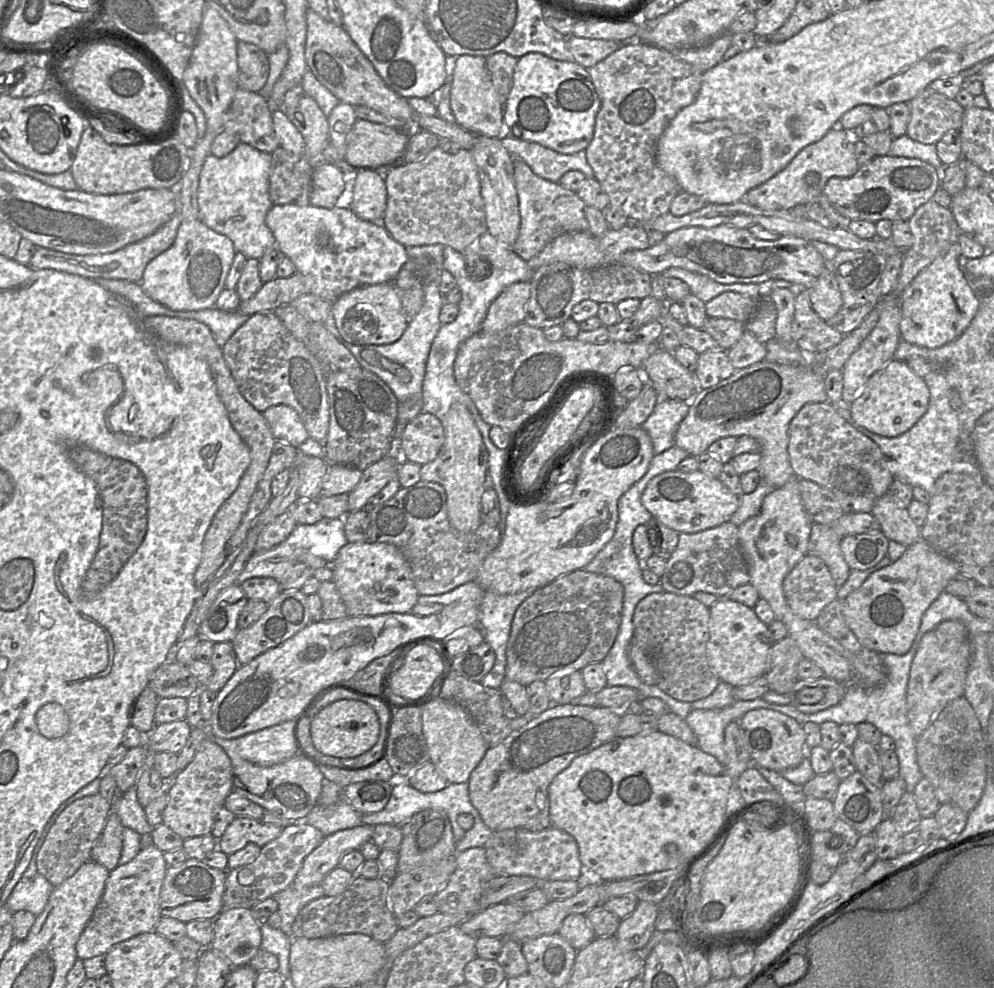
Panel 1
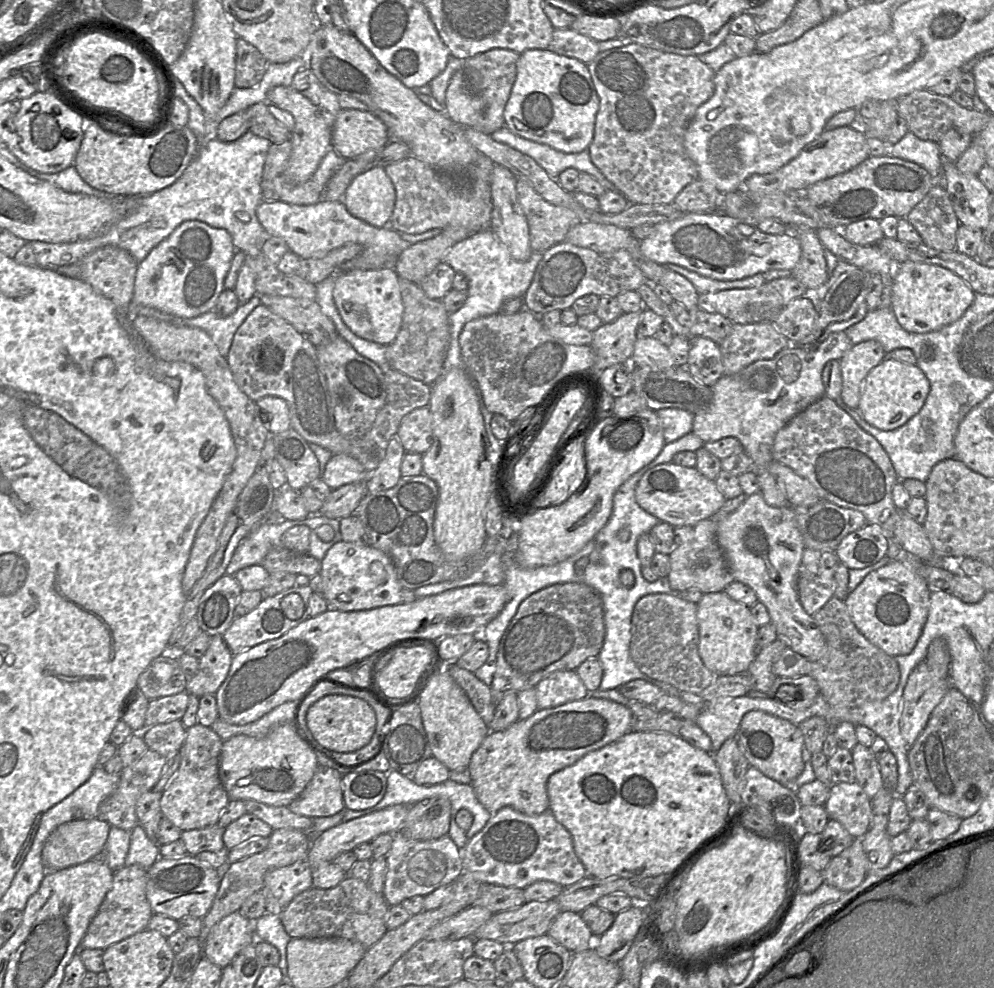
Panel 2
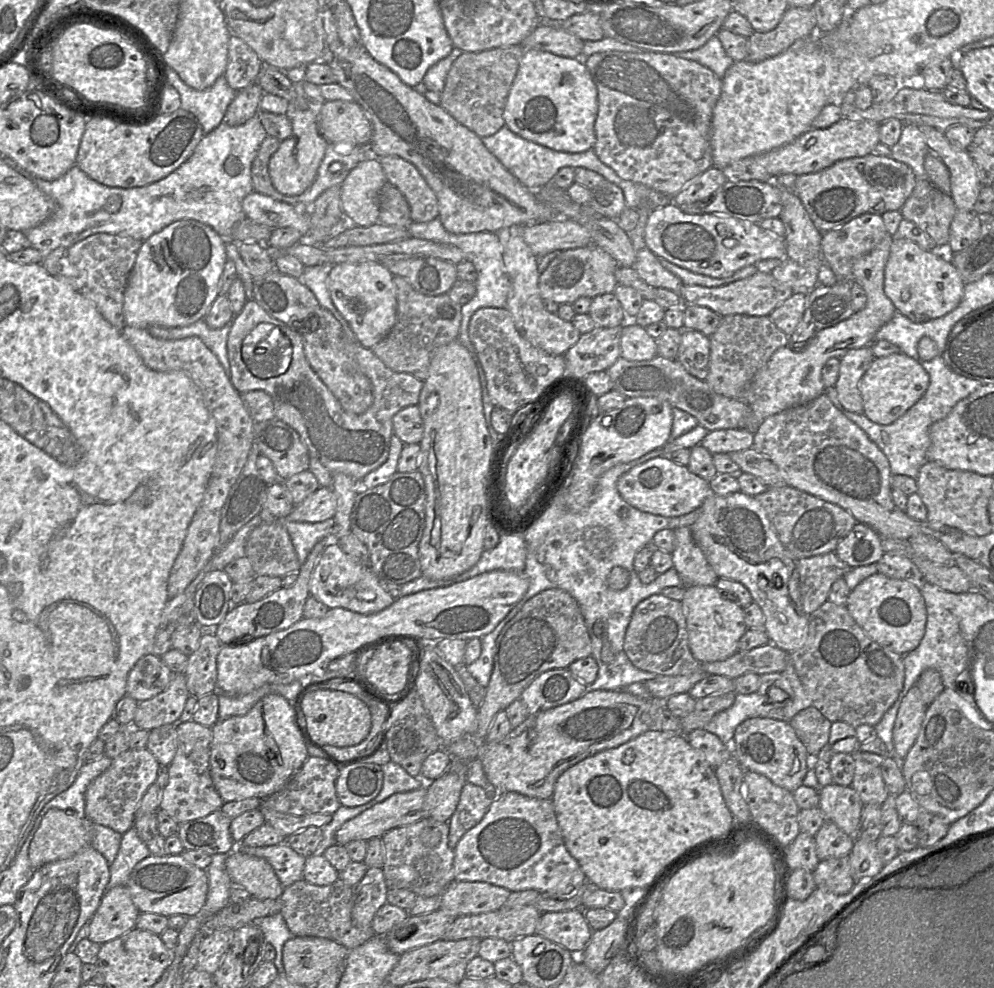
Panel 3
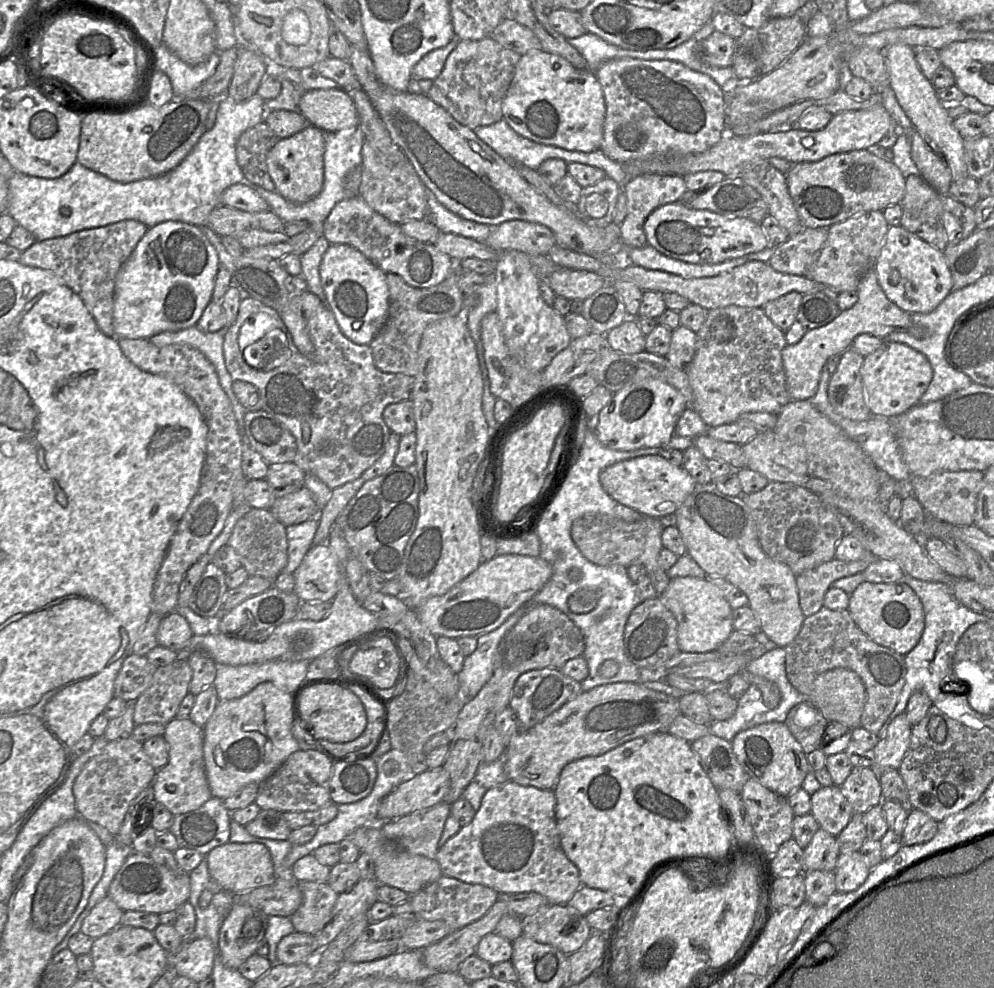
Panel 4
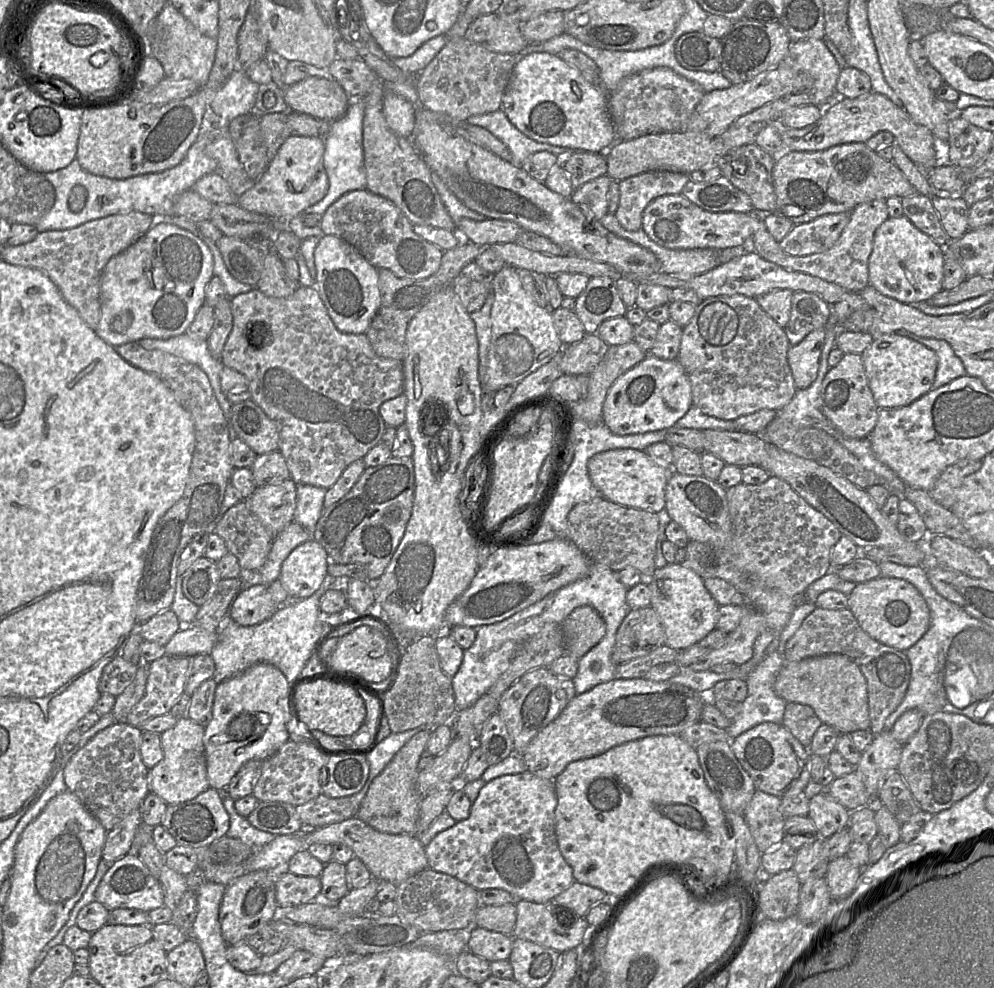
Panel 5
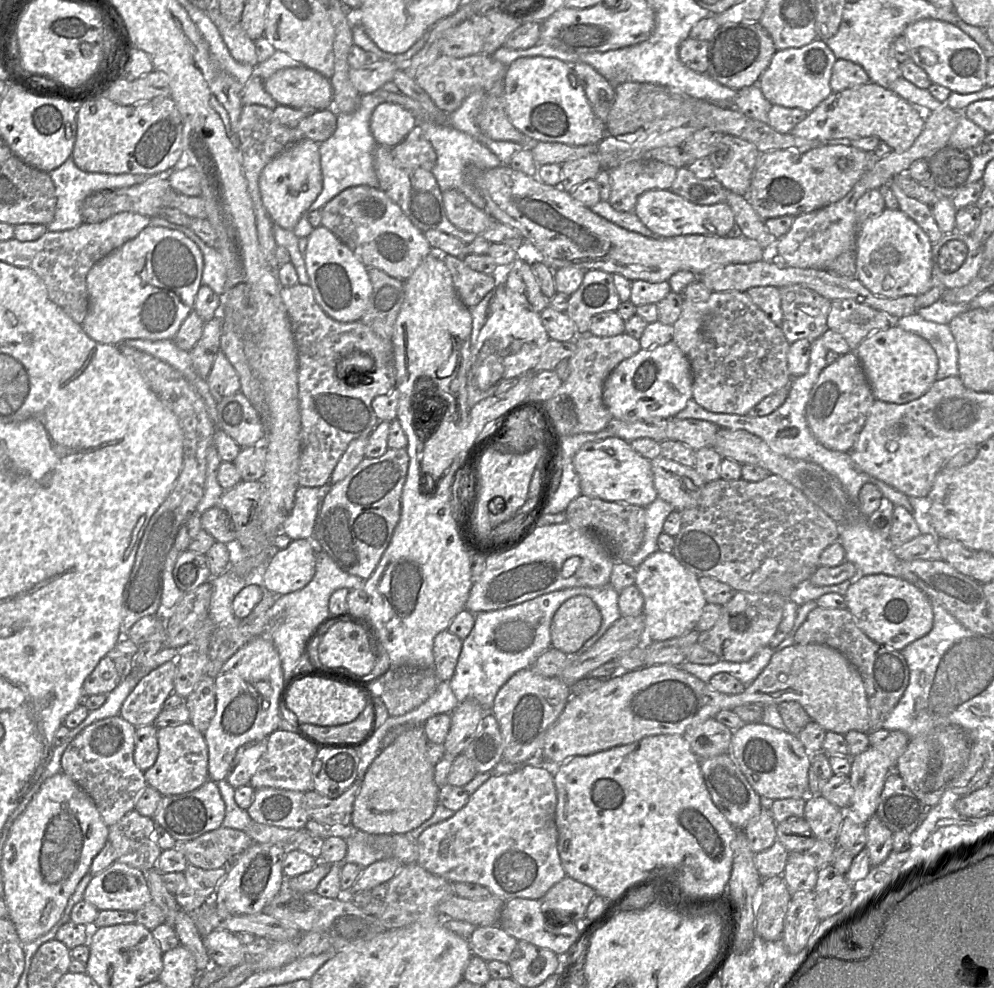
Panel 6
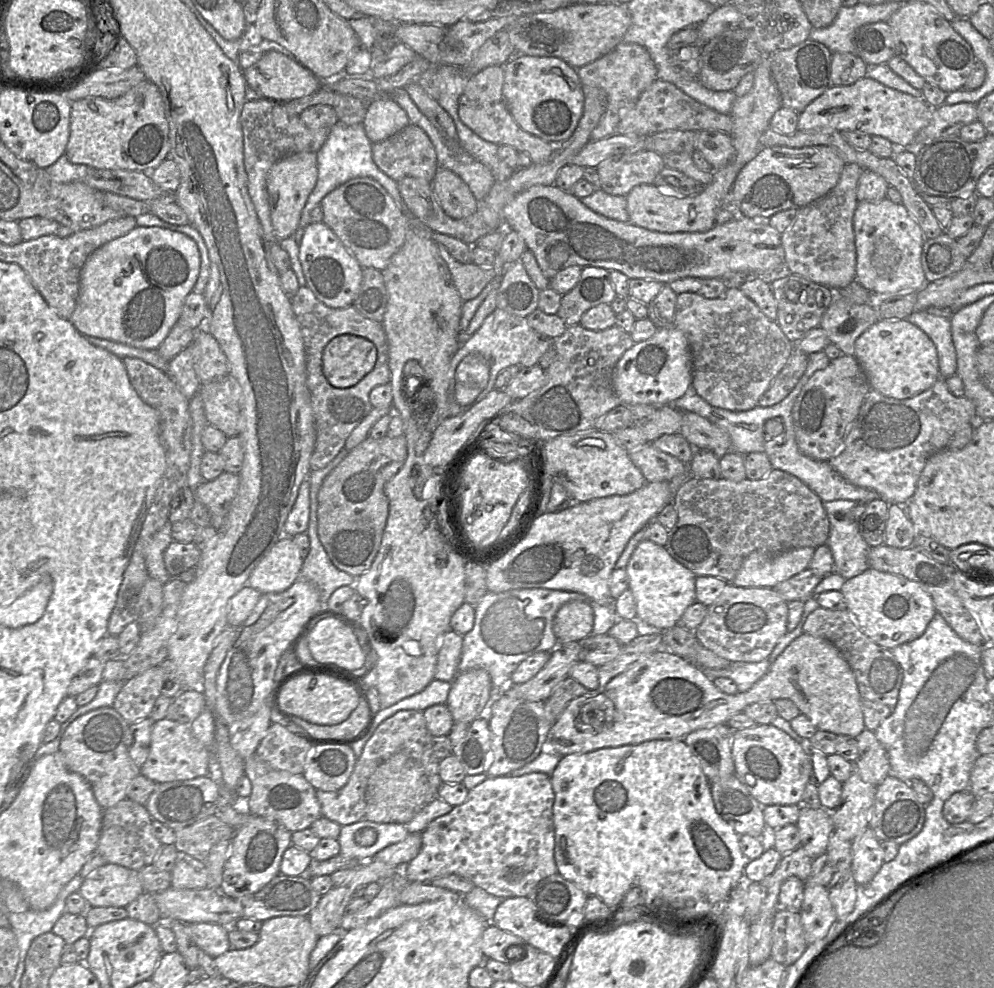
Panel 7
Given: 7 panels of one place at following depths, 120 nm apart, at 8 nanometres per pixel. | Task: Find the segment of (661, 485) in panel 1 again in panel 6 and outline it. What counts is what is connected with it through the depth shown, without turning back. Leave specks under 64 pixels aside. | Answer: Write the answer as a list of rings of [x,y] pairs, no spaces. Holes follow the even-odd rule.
[[[609,437],[585,443],[574,456],[573,465],[580,479],[581,495],[647,507],[658,497],[650,461],[638,454],[630,442]]]

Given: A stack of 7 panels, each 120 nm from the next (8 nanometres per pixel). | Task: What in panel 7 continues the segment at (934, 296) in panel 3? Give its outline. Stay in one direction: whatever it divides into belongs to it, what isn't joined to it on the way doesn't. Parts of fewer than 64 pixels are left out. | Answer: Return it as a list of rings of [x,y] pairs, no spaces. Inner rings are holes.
[[[887,197],[881,201],[860,201],[853,217],[856,246],[856,281],[872,293],[903,293],[919,291],[927,280],[921,264],[924,234],[902,203],[893,203]]]

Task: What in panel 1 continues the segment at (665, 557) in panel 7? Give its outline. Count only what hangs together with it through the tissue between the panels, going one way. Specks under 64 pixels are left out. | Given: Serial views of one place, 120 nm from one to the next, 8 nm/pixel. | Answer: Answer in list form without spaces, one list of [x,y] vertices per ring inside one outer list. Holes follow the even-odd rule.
[[[720,597],[709,611],[706,657],[710,668],[720,681],[737,687],[763,676],[768,669],[773,642],[768,626],[757,617],[754,609],[728,597]]]

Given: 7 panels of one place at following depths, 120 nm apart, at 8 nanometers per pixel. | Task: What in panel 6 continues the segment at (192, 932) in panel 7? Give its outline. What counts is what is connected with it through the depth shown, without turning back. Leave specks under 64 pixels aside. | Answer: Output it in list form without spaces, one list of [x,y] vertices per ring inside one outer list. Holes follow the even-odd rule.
[[[214,929],[202,938],[202,942],[212,960],[212,964],[234,968],[247,959],[244,945],[235,933],[228,930]]]

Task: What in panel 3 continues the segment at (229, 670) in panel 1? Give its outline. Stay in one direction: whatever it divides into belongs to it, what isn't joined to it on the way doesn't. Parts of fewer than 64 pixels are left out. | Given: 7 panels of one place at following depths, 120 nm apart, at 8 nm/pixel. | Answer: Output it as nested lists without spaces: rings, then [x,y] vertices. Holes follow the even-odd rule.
[[[215,634],[202,635],[198,649],[188,656],[184,675],[190,695],[200,698],[218,691],[217,655],[222,646]]]

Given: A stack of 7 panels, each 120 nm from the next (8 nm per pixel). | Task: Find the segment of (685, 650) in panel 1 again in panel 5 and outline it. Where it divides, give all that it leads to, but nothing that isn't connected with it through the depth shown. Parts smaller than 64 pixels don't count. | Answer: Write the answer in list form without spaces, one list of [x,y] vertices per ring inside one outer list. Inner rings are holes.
[[[650,606],[629,609],[617,630],[612,660],[618,665],[644,657],[663,645],[665,632],[655,610]]]

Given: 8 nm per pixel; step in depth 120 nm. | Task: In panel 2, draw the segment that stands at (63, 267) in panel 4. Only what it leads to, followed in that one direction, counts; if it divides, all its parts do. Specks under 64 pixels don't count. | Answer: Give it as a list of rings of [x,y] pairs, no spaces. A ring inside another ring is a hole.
[[[105,246],[94,250],[77,263],[80,267],[80,279],[89,284],[96,292],[110,299],[121,311],[127,311],[133,298],[136,260],[125,250]]]

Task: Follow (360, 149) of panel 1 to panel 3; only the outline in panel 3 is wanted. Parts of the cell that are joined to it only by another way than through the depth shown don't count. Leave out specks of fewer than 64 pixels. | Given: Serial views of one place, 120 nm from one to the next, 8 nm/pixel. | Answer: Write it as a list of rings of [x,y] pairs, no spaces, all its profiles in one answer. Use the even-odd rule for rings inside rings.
[[[325,101],[317,115],[321,135],[335,144],[338,153],[349,153],[350,147],[369,145],[372,125],[365,111],[356,101]]]

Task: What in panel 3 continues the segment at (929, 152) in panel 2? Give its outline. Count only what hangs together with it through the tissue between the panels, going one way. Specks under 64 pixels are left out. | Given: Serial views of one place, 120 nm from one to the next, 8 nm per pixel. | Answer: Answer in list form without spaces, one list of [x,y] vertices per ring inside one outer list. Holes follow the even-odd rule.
[[[904,124],[898,142],[891,147],[891,157],[908,165],[917,178],[927,178],[924,158],[928,152],[925,136],[912,124]]]

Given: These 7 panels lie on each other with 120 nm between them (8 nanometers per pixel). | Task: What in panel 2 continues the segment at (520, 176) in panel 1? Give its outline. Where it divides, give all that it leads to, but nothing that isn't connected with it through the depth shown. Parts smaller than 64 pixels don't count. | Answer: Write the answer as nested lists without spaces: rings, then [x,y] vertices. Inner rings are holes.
[[[521,178],[516,180],[516,191],[528,223],[532,252],[544,253],[564,242],[569,230],[581,222],[575,212],[546,201]]]

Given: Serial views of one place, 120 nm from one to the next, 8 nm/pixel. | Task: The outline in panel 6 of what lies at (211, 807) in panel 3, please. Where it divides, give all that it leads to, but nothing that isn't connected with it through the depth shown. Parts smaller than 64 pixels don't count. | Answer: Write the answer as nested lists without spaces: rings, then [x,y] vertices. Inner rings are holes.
[[[190,722],[157,728],[157,739],[159,747],[157,759],[144,771],[147,785],[162,795],[177,795],[193,791],[209,780],[208,747],[203,733]]]

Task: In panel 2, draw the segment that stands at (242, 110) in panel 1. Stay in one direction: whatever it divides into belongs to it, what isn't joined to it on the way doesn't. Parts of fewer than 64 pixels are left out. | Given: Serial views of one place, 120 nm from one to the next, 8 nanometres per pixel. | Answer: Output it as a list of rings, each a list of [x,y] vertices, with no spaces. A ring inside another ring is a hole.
[[[260,102],[246,109],[249,121],[248,131],[267,139],[271,144],[289,140],[291,132],[270,114],[267,105],[267,102]]]

